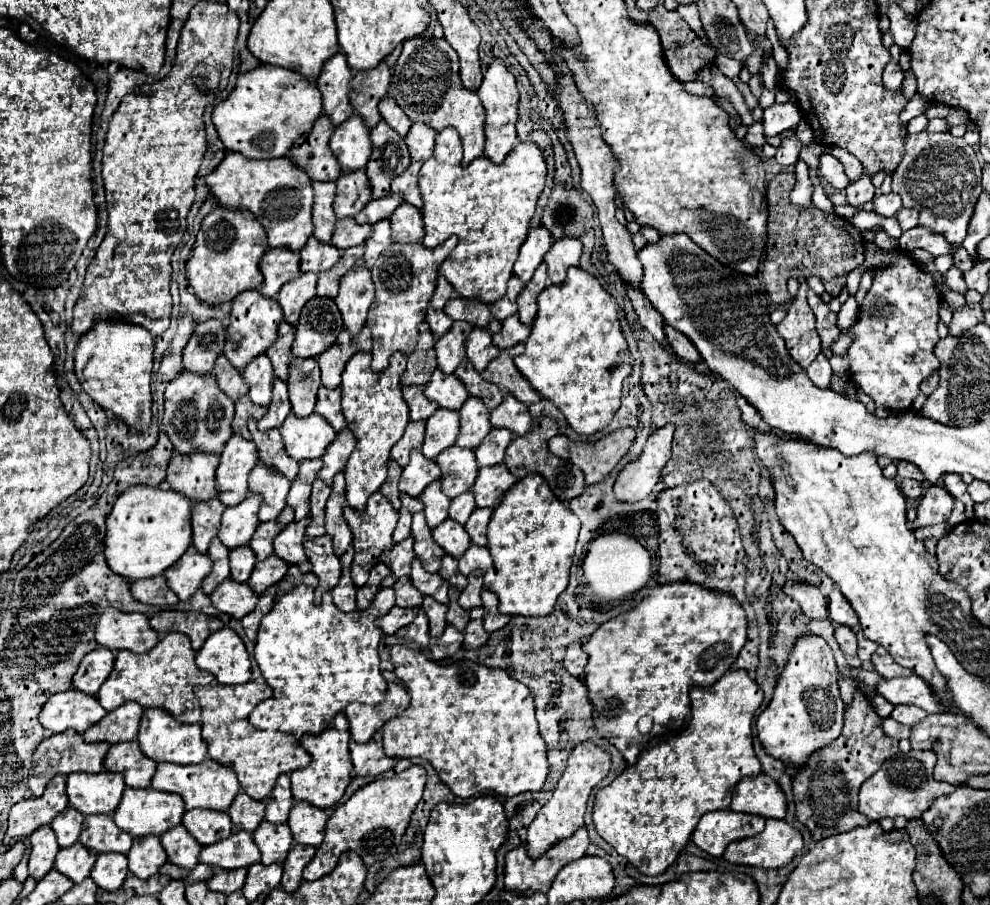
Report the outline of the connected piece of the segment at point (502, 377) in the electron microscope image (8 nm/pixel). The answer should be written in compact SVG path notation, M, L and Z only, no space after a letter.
M502 350L488 364L488 368L482 372L482 378L486 378L488 382L494 382L500 388L512 392L524 404L534 404L540 400L540 394L528 386L526 378L522 378L522 372L514 366L514 360L508 354L508 350Z

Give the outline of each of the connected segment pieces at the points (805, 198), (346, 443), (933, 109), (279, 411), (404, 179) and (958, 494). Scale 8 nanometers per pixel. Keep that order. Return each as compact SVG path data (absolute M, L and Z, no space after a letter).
M798 160L796 162L796 186L790 194L790 202L796 206L796 208L802 208L802 206L810 206L812 204L812 182L810 182L810 176L808 176L808 166L804 160Z
M342 430L342 432L336 436L336 440L328 446L326 454L322 456L324 466L322 466L322 470L318 472L318 478L322 478L322 480L330 486L334 474L344 470L350 454L352 454L352 450L354 450L354 446L356 446L354 434L350 434L350 430Z
M931 104L925 111L925 116L928 119L945 118L949 113L950 108L951 107L946 104Z
M276 378L274 380L274 396L268 406L268 414L258 420L258 428L260 430L278 428L290 412L292 412L292 408L290 408L290 400L288 400L288 392L286 392L286 382Z
M412 162L398 178L392 182L392 192L402 192L404 200L416 208L422 208L422 198L418 190L418 170L422 162Z
M946 474L946 478L944 478L944 486L946 486L946 490L954 496L954 498L958 498L958 500L962 500L964 502L964 506L966 506L966 518L974 518L974 512L972 512L972 506L974 506L974 500L970 498L970 494L968 494L968 486L964 484L964 480L962 480L962 476L958 476L958 474Z

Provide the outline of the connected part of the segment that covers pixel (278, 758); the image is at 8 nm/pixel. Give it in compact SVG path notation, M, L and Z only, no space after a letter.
M250 680L238 686L222 686L218 682L212 682L210 686L200 686L196 694L202 708L202 736L206 738L210 758L232 768L242 790L250 798L264 800L274 788L274 782L280 774L294 772L310 764L310 754L306 754L296 736L278 734L272 730L256 730L248 724L248 714L254 710L254 706L272 696L272 688L266 682Z

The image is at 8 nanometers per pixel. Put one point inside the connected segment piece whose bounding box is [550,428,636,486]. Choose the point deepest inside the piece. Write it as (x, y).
(596, 459)

